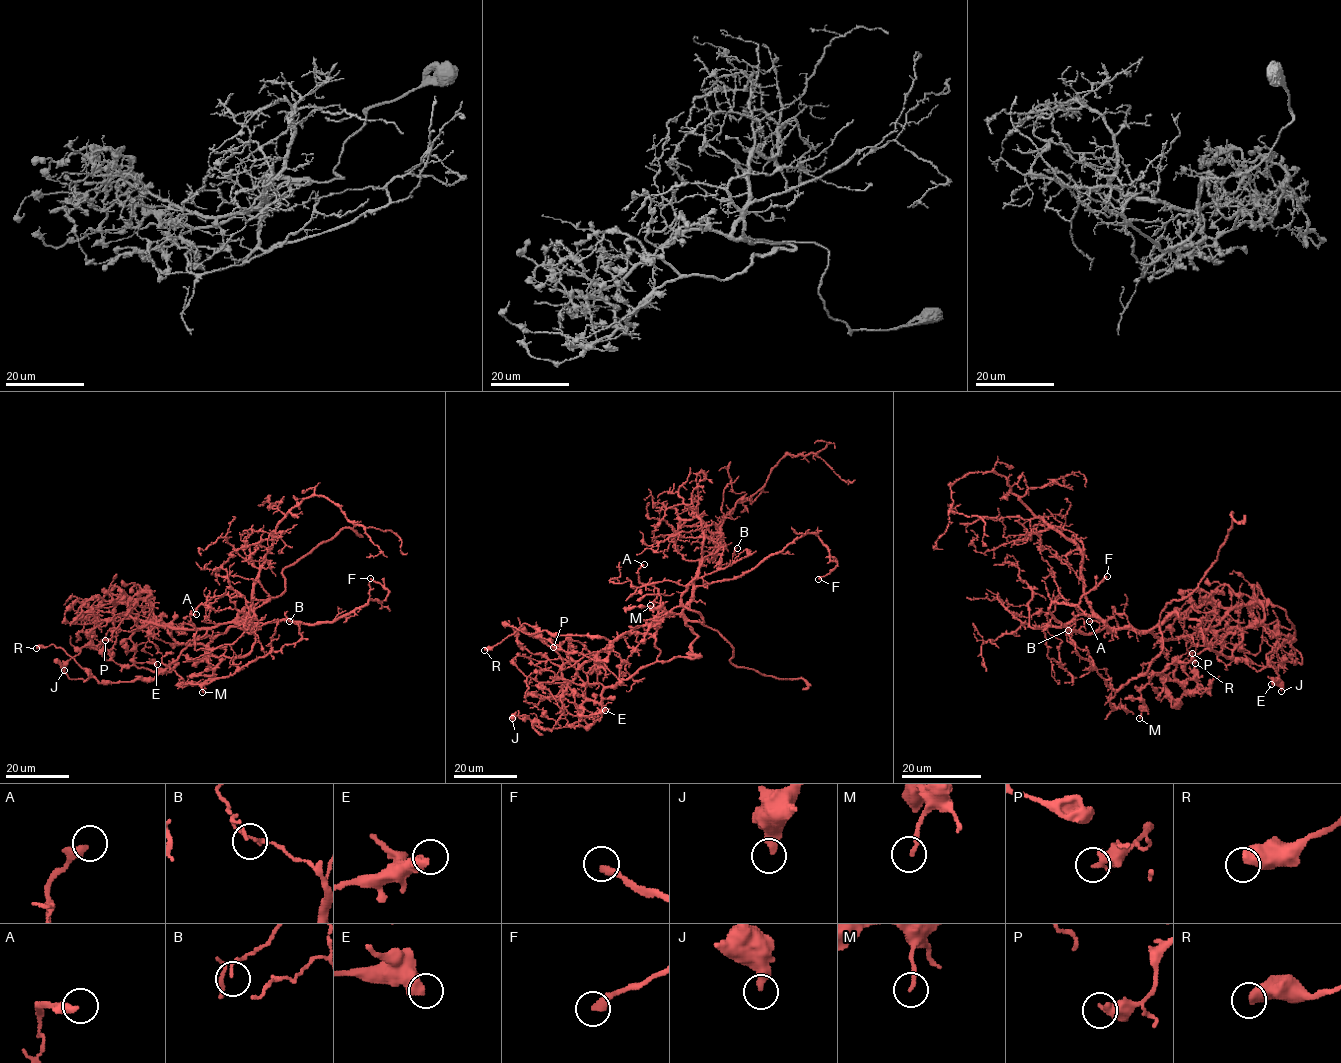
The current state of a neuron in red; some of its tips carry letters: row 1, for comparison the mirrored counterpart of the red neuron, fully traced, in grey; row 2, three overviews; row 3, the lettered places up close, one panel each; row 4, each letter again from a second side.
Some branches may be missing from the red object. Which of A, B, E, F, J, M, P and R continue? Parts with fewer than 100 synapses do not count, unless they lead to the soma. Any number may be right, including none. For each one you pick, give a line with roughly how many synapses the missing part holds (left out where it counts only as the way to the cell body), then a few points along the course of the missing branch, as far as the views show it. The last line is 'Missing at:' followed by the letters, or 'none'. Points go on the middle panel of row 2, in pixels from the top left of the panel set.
Missing at: none

